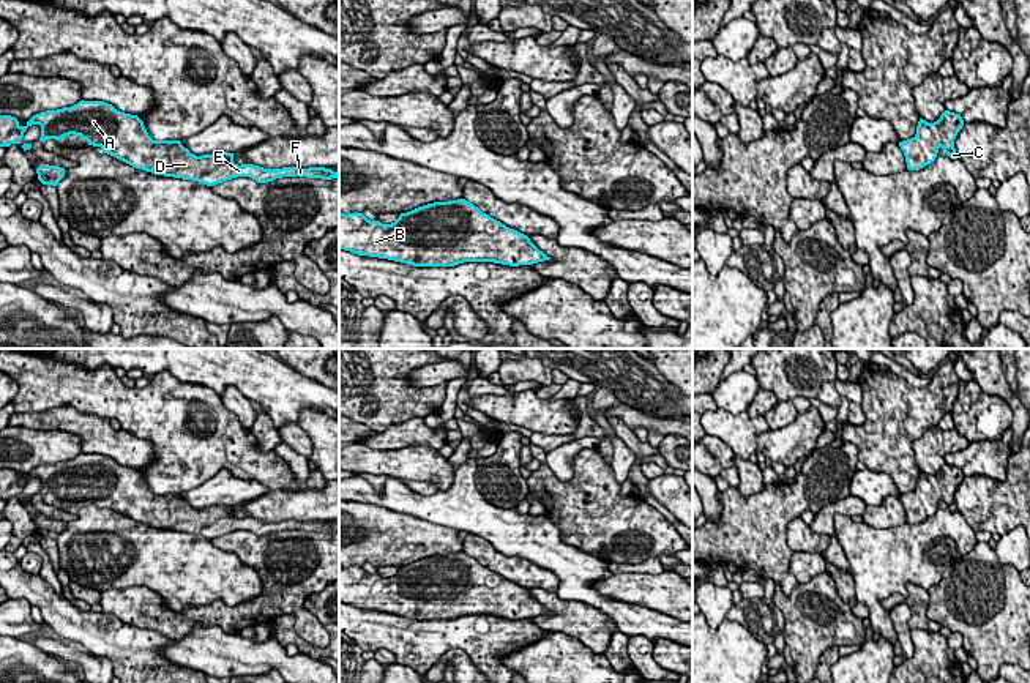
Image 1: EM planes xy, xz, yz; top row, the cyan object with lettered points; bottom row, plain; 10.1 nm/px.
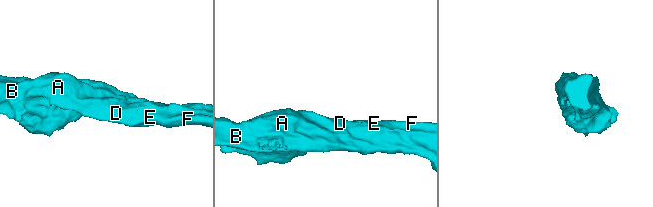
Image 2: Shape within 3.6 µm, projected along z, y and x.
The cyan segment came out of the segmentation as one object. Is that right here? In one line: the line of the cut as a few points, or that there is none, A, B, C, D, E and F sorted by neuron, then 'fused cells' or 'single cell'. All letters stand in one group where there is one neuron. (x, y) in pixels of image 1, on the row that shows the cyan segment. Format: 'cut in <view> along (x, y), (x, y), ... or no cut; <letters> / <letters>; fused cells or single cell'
no cut; A B C D E F; single cell

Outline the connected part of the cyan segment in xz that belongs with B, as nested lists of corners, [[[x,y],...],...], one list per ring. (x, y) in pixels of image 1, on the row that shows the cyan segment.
[[[465,199],[401,213],[391,224],[339,211],[339,249],[413,267],[494,262],[509,267],[549,260],[527,235],[506,227]]]

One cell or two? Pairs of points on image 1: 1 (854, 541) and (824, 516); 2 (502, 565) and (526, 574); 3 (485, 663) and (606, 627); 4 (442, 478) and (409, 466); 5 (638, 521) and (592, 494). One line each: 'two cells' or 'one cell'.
1: two cells
2: one cell
3: two cells
4: one cell
5: one cell

